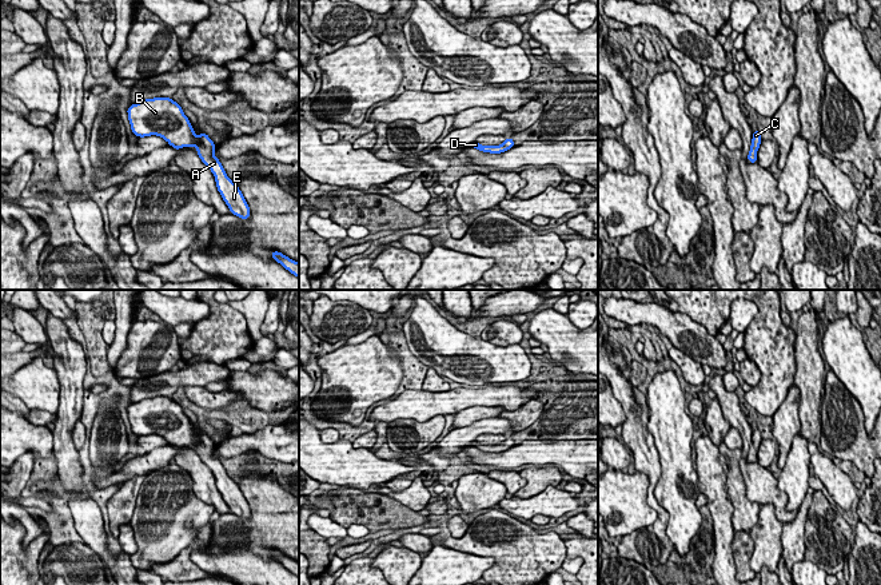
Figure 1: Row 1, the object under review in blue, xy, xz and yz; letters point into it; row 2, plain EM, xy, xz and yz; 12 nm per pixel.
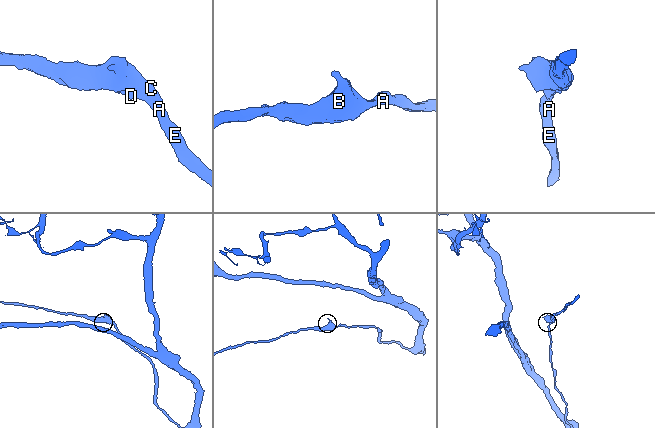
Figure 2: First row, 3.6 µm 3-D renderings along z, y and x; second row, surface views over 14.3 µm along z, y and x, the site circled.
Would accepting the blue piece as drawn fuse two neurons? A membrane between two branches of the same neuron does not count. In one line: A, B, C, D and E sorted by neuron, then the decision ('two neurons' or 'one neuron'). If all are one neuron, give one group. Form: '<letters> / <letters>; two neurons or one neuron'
A B C D E; one neuron

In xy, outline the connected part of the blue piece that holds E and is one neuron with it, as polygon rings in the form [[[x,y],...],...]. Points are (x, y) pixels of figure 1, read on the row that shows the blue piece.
[[[171,98],[145,99],[129,106],[127,114],[132,134],[139,138],[158,135],[175,150],[196,147],[196,154],[214,174],[216,188],[231,214],[250,219],[250,207],[239,186],[227,176],[220,160],[215,156],[215,143],[203,131],[199,136],[195,135],[180,104]]]

